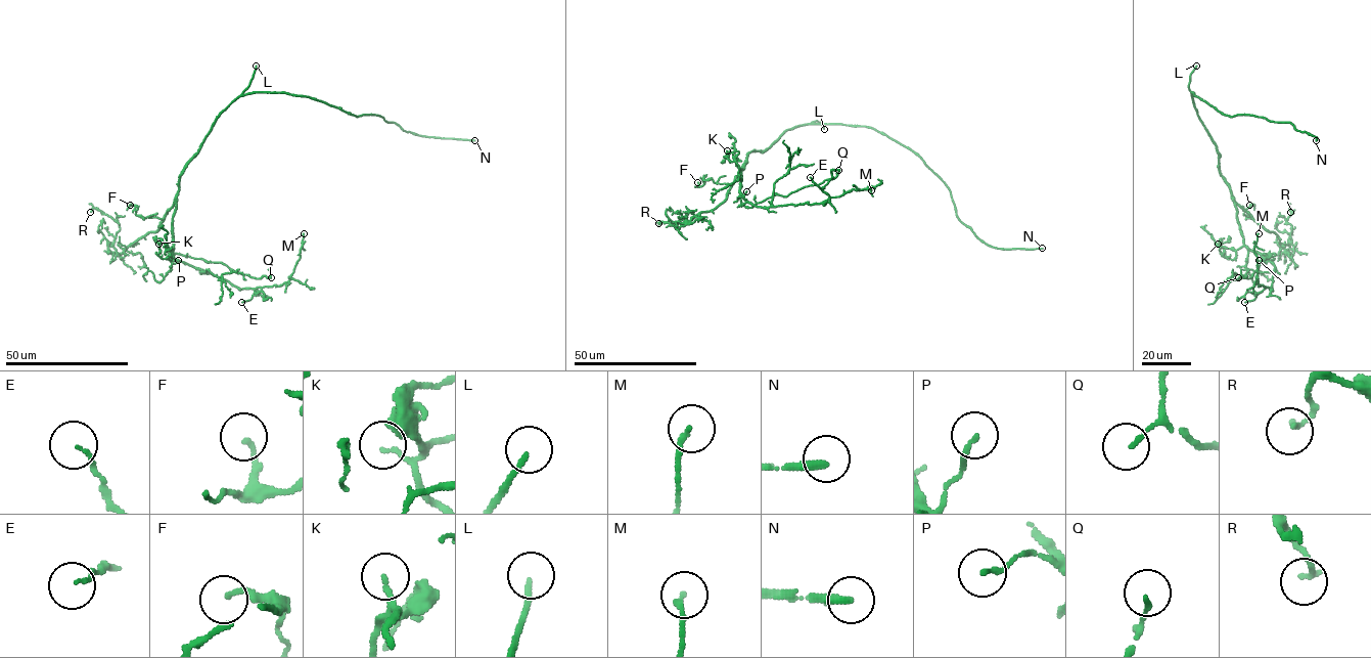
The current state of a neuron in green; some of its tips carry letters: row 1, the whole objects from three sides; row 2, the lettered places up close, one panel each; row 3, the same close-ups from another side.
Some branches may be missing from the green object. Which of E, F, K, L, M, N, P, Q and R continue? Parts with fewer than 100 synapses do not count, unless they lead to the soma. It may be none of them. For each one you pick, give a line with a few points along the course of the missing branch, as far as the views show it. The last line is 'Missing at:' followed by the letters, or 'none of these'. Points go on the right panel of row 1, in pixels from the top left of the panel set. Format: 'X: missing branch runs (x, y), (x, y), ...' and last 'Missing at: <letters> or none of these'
Missing at: L, N

